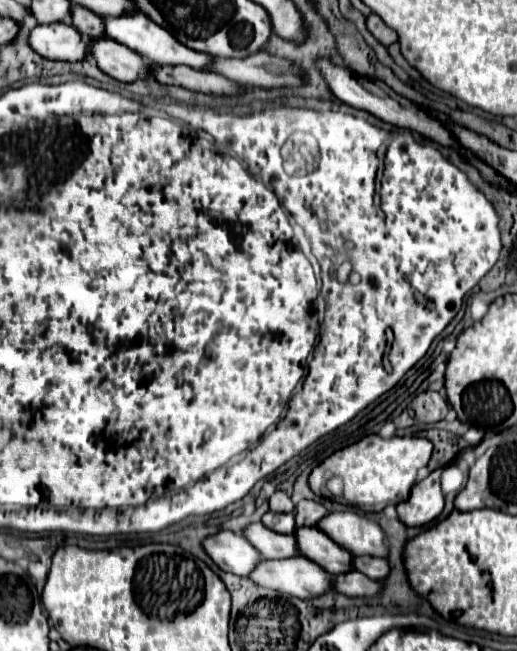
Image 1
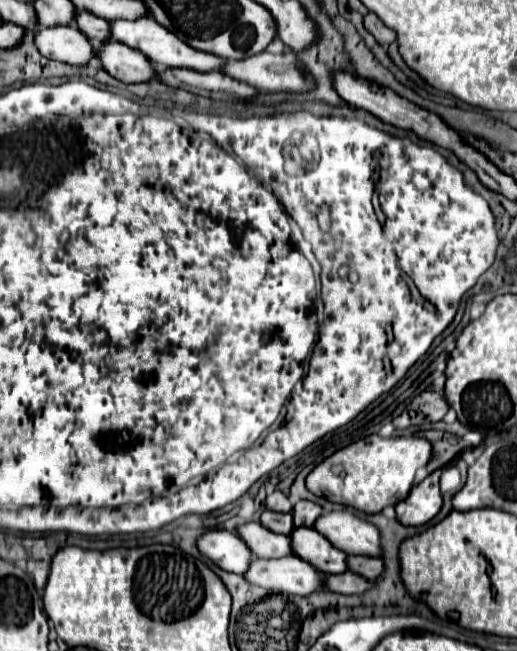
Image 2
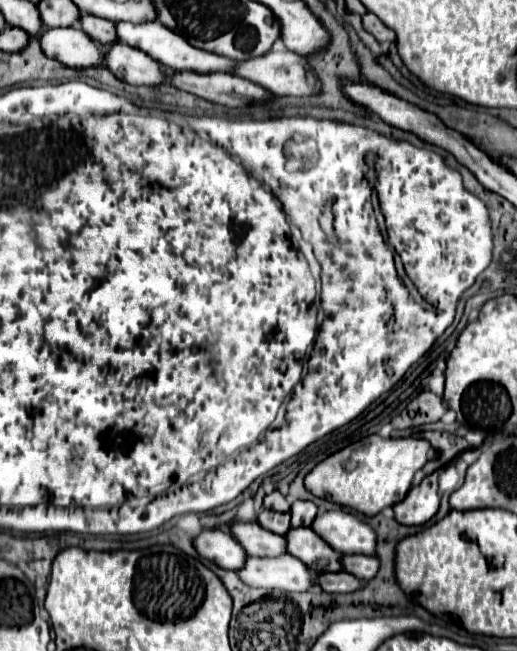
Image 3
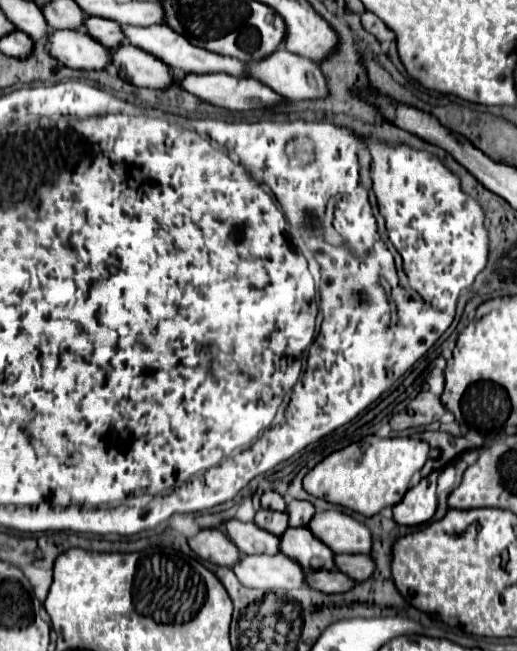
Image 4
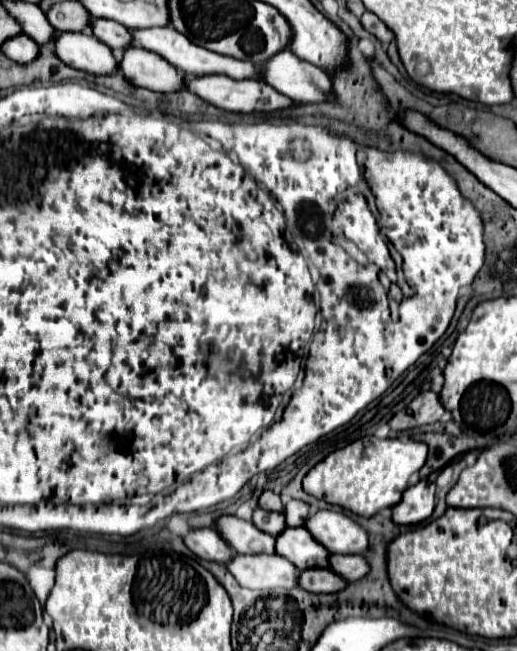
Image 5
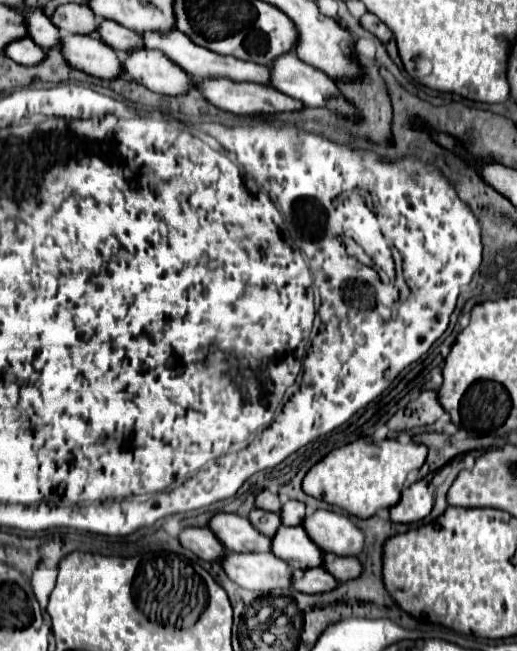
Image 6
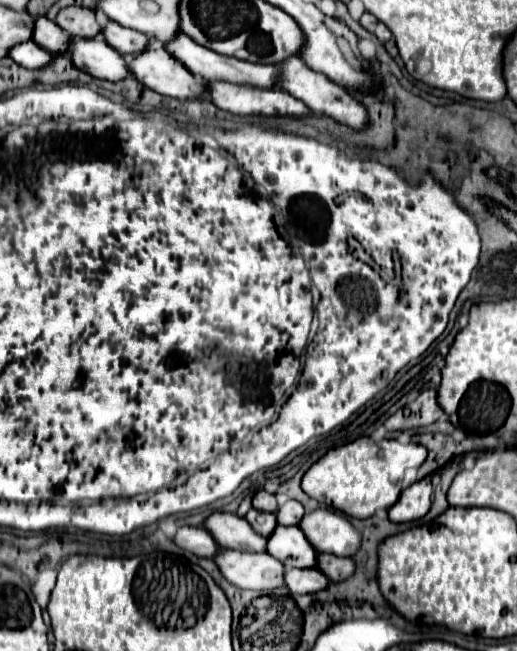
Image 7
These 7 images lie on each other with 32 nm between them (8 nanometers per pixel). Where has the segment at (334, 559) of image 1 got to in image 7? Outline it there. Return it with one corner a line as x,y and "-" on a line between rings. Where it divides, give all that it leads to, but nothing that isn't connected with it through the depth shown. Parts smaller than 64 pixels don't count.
276,526
276,532
268,536
268,554
280,560
286,568
314,568
318,552
308,544
298,526

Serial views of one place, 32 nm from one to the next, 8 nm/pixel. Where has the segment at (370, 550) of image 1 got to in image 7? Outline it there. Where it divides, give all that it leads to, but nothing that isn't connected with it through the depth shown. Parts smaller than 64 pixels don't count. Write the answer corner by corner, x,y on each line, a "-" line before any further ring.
318,508
308,512
298,526
308,540
312,540
312,548
318,552
328,552
336,556
354,556
360,546
360,534
346,520
346,516

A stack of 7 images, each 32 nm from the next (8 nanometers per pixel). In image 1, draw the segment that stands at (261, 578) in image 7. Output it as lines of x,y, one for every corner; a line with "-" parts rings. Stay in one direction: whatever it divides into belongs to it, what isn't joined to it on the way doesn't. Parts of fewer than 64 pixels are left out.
304,556
288,560
262,560
248,578
264,588
284,592
296,598
320,596
332,588
332,574

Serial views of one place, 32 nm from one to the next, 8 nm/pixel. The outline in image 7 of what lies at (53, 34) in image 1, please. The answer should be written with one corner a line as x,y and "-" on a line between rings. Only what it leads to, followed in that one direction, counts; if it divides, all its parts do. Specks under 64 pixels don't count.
102,34
90,40
72,38
70,58
76,68
82,68
84,72
100,80
120,82
130,76
126,60
104,40

